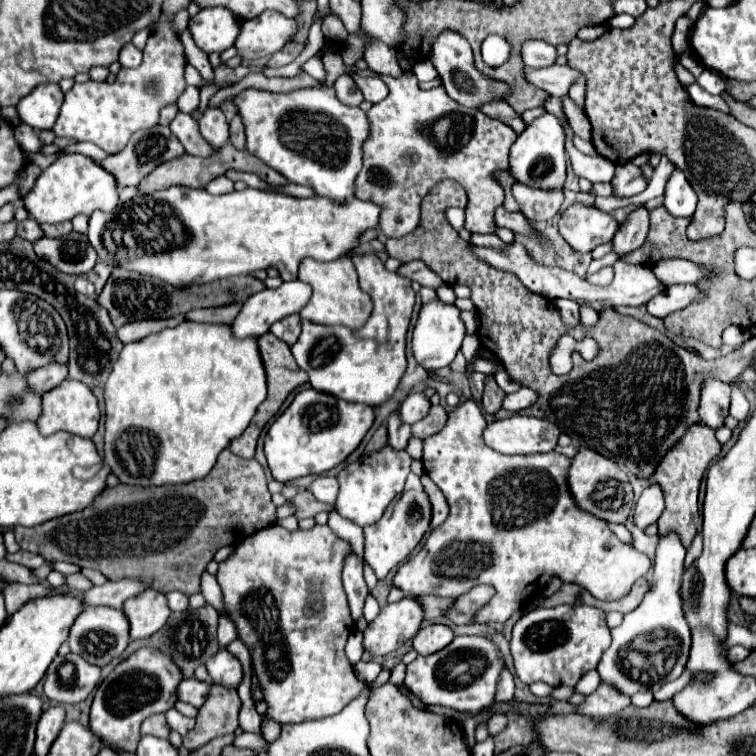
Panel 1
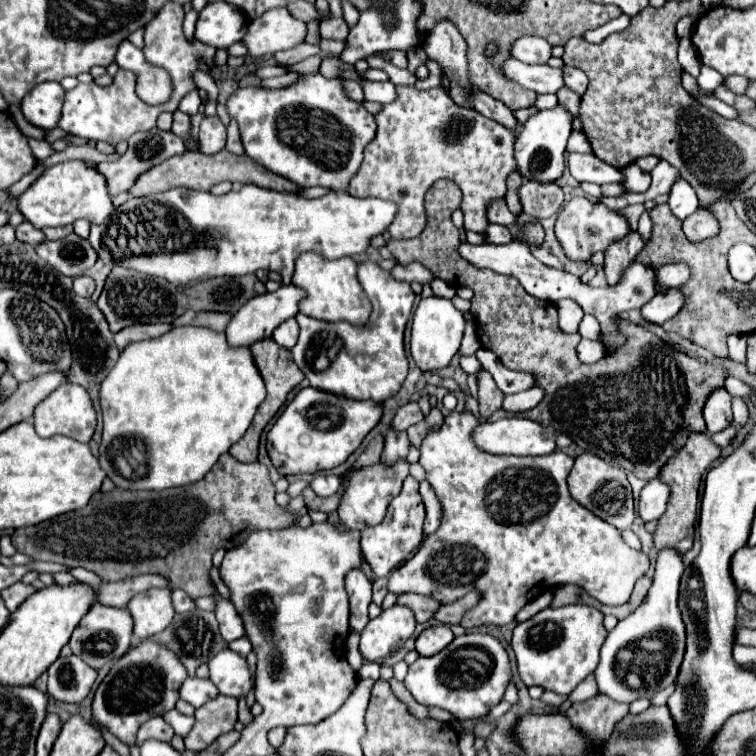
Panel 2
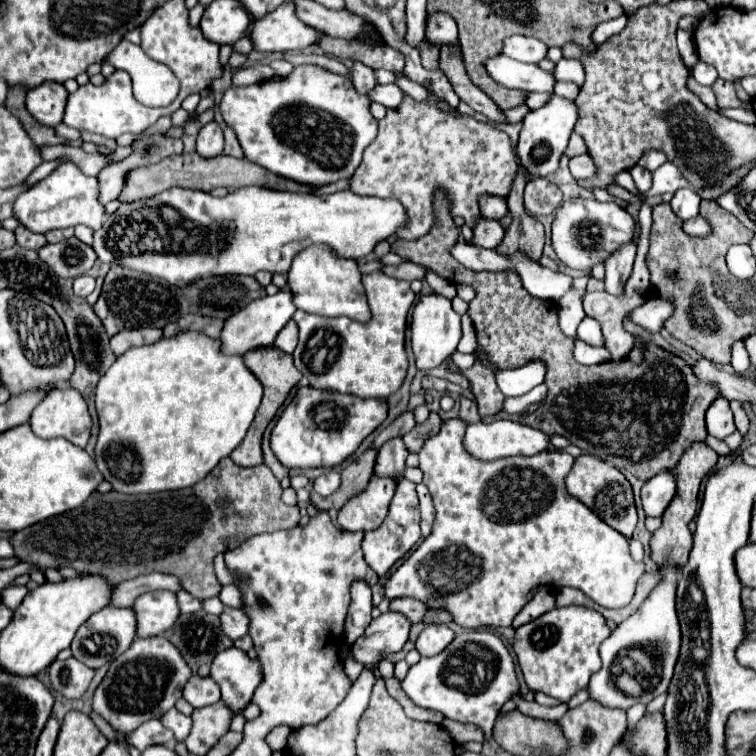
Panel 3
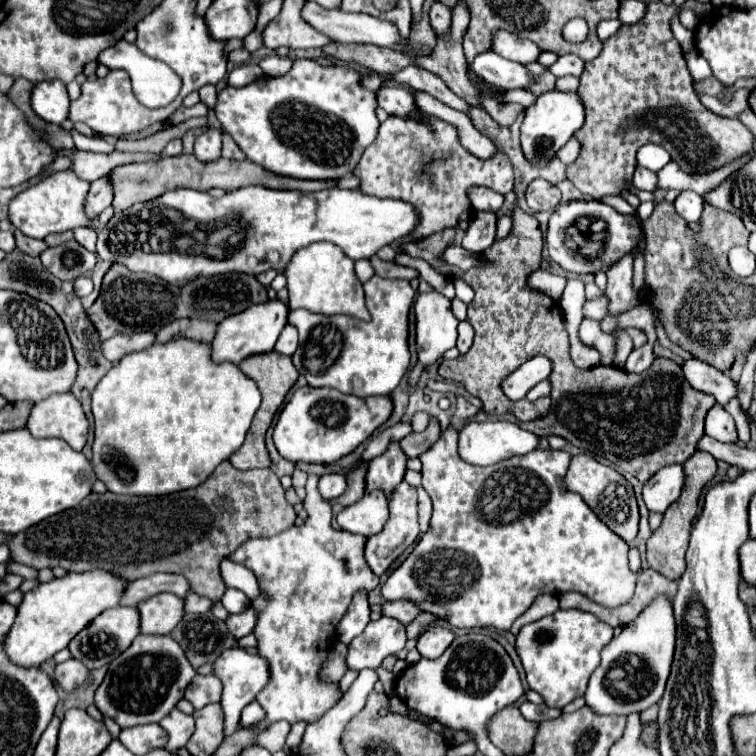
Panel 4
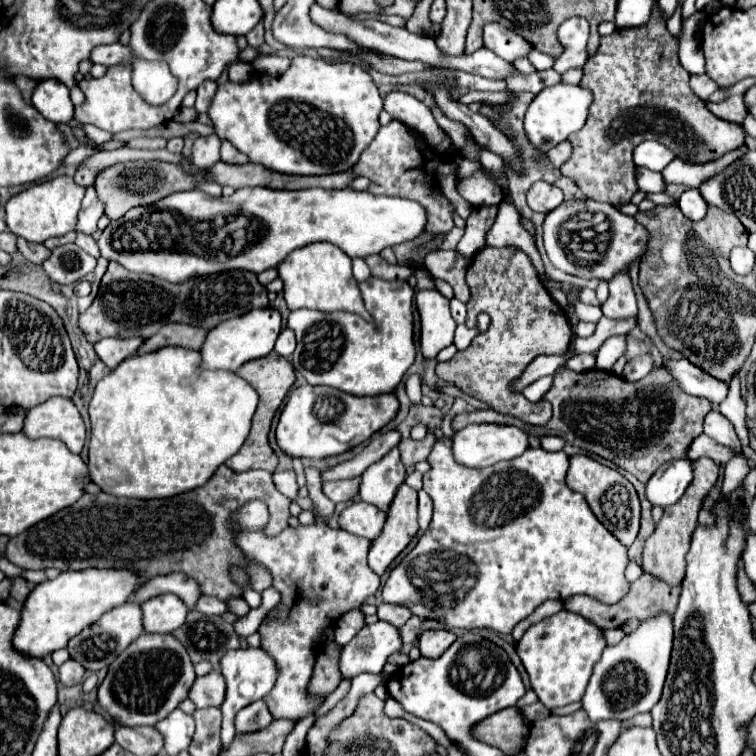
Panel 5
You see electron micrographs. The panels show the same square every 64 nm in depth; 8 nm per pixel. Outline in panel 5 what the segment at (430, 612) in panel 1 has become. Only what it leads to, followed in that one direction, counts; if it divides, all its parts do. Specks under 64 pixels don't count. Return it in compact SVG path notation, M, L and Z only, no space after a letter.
M380 604L378 606L378 618L380 620L388 620L390 624L402 628L406 624L406 620L410 620L412 610L402 608L402 604Z

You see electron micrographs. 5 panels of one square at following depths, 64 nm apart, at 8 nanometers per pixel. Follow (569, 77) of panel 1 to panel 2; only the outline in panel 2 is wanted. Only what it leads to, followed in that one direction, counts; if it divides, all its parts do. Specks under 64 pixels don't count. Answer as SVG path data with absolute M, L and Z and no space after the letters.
M508 60L504 64L506 78L518 82L520 86L540 92L540 94L556 94L560 88L564 88L564 70L552 68L552 66L532 66L524 64L520 60Z

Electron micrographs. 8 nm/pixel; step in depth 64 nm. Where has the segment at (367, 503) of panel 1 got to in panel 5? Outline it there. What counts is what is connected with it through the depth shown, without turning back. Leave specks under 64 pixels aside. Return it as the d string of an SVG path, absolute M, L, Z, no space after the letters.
M352 502L348 504L342 514L338 516L338 524L342 530L364 536L368 540L374 540L386 522L386 512L380 512L378 508L372 508L372 504L364 502Z

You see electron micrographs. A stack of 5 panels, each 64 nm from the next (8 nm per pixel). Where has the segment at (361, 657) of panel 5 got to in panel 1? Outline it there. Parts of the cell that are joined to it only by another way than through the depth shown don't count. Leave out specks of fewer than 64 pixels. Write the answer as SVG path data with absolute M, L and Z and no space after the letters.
M404 596L400 602L386 604L364 630L364 648L374 658L390 654L406 640L414 638L422 622L424 608L414 596Z

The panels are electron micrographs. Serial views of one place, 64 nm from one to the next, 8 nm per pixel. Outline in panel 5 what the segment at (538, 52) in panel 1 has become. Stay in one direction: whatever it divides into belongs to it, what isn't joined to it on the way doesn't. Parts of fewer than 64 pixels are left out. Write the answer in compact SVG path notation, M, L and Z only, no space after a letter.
M500 24L484 26L484 46L508 62L528 58L528 54L532 52L532 44L528 44L528 40Z

